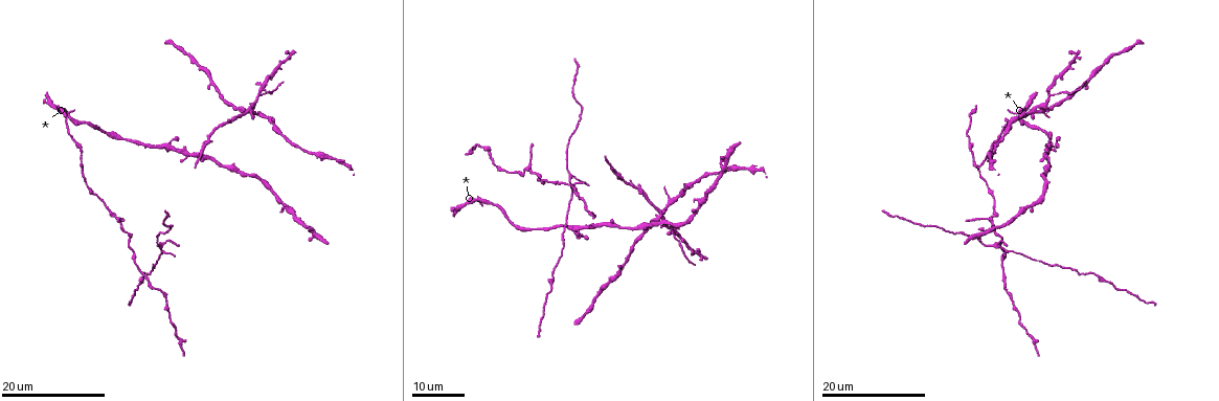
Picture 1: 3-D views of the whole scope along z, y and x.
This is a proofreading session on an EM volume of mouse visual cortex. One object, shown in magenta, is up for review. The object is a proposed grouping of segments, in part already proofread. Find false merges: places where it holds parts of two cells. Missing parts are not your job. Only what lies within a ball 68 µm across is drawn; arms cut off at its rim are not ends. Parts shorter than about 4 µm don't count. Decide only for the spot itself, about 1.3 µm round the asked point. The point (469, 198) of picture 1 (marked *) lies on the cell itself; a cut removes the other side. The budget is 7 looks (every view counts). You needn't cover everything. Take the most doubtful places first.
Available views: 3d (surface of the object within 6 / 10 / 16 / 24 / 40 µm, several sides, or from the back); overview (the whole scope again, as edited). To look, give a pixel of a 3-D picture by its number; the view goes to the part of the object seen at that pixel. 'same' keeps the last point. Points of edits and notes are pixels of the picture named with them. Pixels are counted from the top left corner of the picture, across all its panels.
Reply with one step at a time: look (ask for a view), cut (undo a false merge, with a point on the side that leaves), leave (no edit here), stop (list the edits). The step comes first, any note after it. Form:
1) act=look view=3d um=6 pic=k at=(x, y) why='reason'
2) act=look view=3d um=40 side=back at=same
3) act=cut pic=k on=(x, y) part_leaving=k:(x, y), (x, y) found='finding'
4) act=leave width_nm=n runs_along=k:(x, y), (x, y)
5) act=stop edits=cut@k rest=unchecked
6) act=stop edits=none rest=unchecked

act=look view=3d um=16 pic=1 at=(989, 220) why='arms part here'

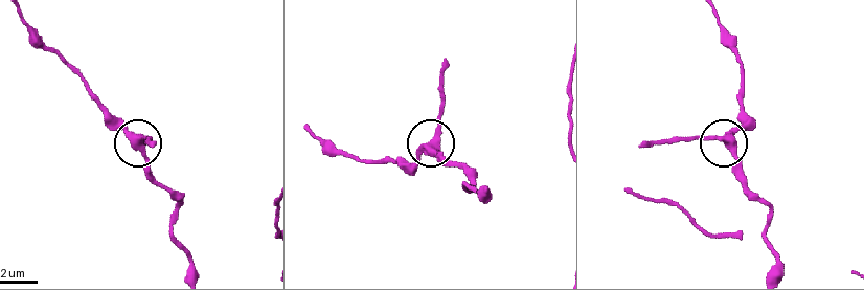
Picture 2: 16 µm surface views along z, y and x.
act=look view=3d um=6 pic=2 at=(435, 151) why='zoom in'

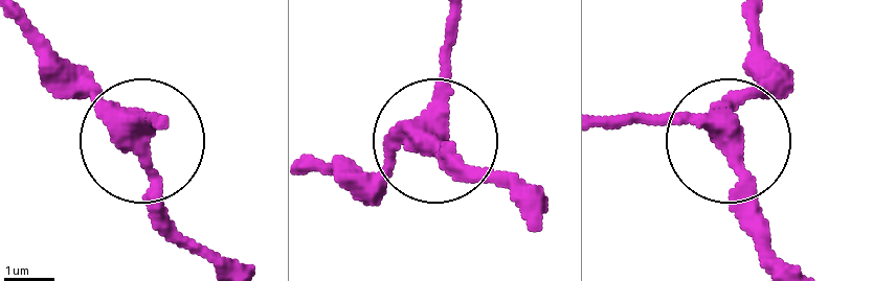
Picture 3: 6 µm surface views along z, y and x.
act=leave arms=3 runs_along=3:(758, 19), (758, 69), (729, 140), (670, 119), (608, 119) found='continuous, no second cell'

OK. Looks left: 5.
act=look view=3d um=24 pic=1 at=(1003, 248)

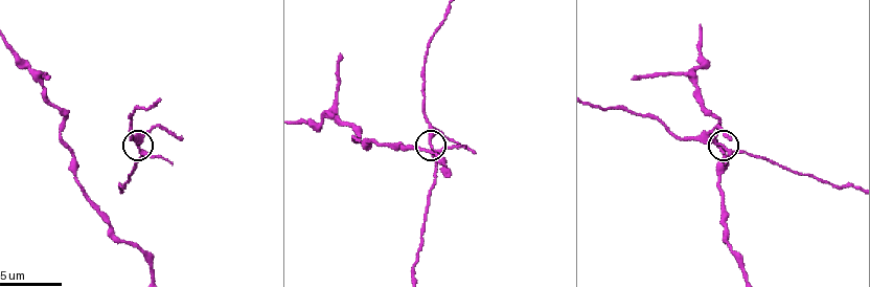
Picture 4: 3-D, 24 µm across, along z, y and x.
act=look view=3d um=6 pic=4 at=(137, 147) why='closer look'

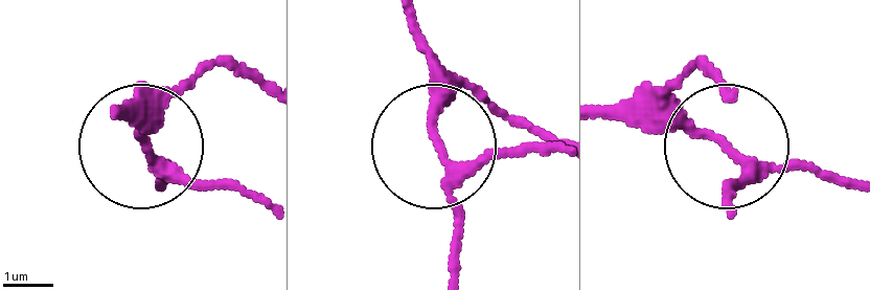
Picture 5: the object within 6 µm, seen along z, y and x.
act=leave width_nm=220 found='all the same cell'

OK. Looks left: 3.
act=look view=3d um=24 pic=1 at=(1035, 109) why='four-way junction'

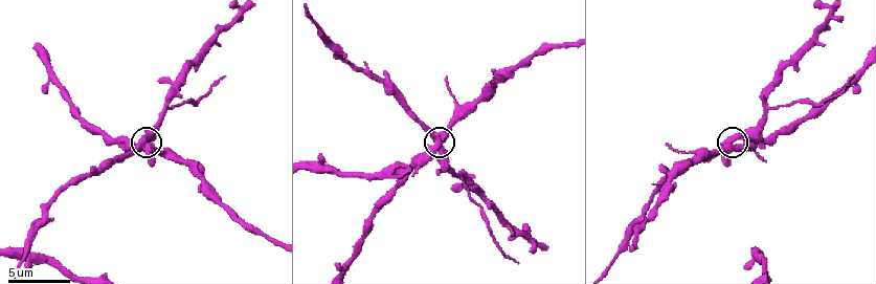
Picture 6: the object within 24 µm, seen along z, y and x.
act=look view=3d um=6 pic=6 at=(145, 145) why='zoom in'

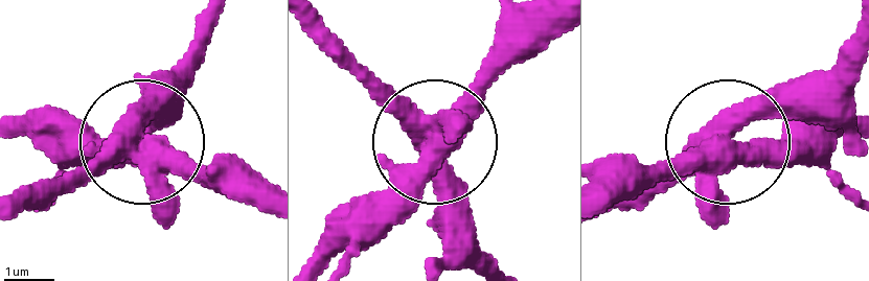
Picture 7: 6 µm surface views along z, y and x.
act=cut pic=7 on=(764, 111) width_nm=490 part_leaving=7:(134, 164), (25, 188) found='a second cell is stuck on'

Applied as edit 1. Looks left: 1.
act=stop edits=cut@7 rest=unchecked

